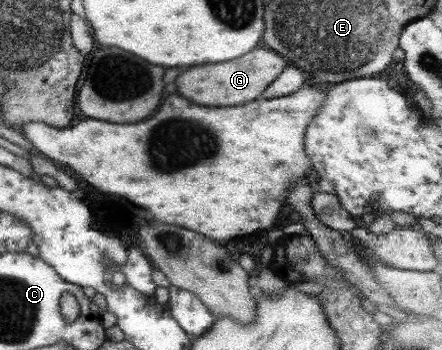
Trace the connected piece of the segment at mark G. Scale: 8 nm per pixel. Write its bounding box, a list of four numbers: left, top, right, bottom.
[176,48,288,106]

